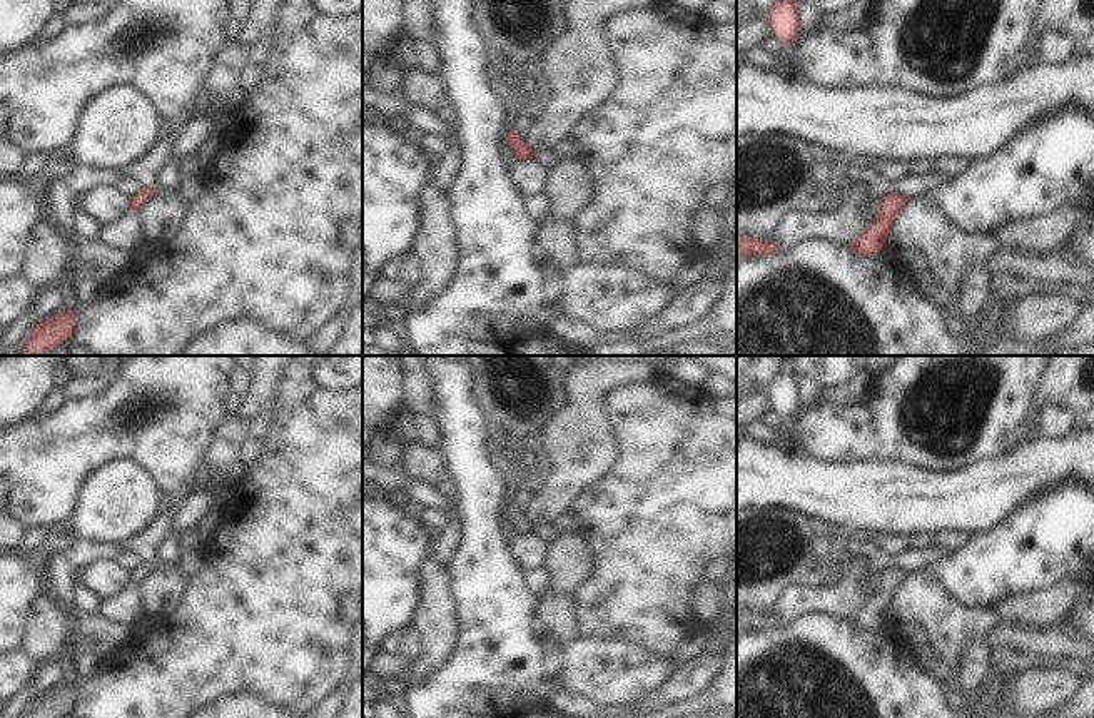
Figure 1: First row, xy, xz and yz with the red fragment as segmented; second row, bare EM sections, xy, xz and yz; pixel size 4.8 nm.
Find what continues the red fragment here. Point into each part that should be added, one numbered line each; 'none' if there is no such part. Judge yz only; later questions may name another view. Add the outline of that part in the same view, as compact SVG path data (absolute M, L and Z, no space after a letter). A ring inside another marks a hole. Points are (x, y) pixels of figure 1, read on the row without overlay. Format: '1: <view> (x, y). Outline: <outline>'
none

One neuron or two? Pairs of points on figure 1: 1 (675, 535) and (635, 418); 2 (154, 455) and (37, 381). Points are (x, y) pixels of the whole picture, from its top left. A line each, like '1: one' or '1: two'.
1: one
2: two

